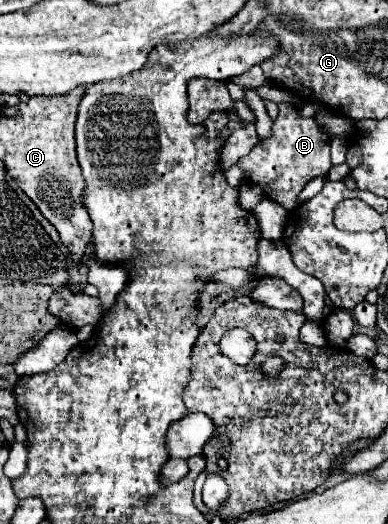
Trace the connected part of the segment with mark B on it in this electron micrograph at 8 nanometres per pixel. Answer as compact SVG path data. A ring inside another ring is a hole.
M279 103L279 115L273 121L271 135L267 139L259 139L251 153L237 161L237 167L245 171L253 185L257 183L263 189L267 199L273 199L291 211L297 195L313 177L327 177L327 171L331 169L329 137L319 129L315 119L301 117L295 105Z

